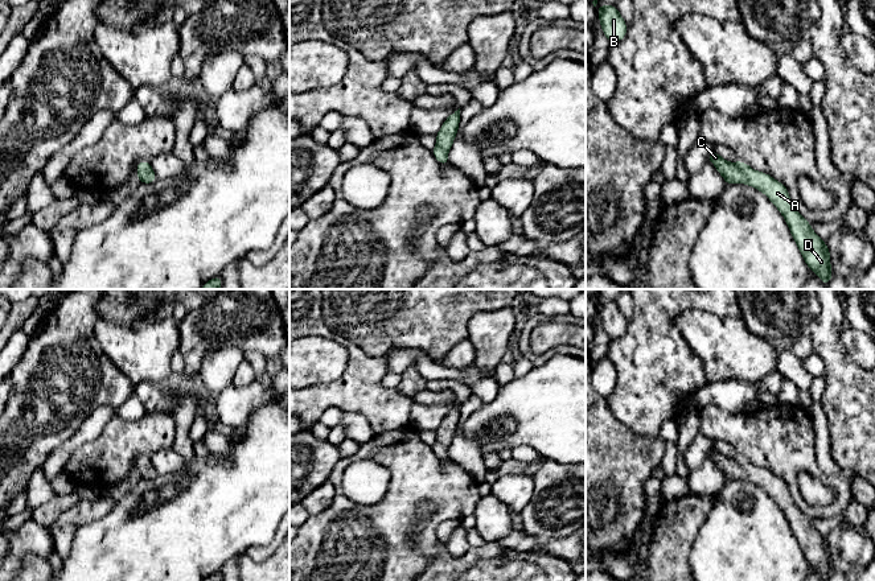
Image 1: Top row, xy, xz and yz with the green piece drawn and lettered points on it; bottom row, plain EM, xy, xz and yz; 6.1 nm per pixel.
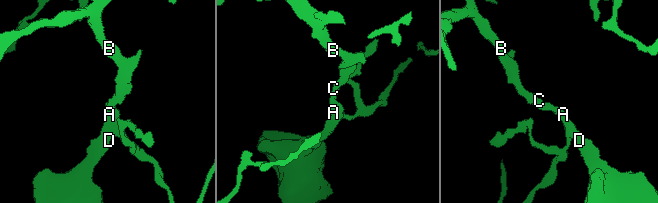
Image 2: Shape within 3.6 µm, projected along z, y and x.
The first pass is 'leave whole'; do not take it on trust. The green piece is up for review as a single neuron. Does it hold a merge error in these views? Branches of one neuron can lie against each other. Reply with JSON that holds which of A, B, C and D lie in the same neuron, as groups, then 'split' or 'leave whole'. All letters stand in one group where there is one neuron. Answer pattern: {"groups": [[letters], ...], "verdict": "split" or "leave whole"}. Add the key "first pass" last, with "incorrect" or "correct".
{"groups": [["A", "B", "C", "D"]], "verdict": "leave whole", "first pass": "correct"}

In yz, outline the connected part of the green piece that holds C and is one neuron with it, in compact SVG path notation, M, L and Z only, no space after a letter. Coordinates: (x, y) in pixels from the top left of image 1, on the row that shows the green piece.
M712 152L707 161L715 165L727 185L745 184L769 198L784 217L806 265L827 287L833 277L830 250L825 240L813 231L810 223L794 209L785 185L767 173L753 170L744 161L728 162L718 152Z

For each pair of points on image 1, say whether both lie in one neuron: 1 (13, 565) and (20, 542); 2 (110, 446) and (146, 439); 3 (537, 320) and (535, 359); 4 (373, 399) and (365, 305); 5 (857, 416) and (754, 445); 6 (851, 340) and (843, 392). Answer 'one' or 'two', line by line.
1: one
2: one
3: one
4: two
5: two
6: two

